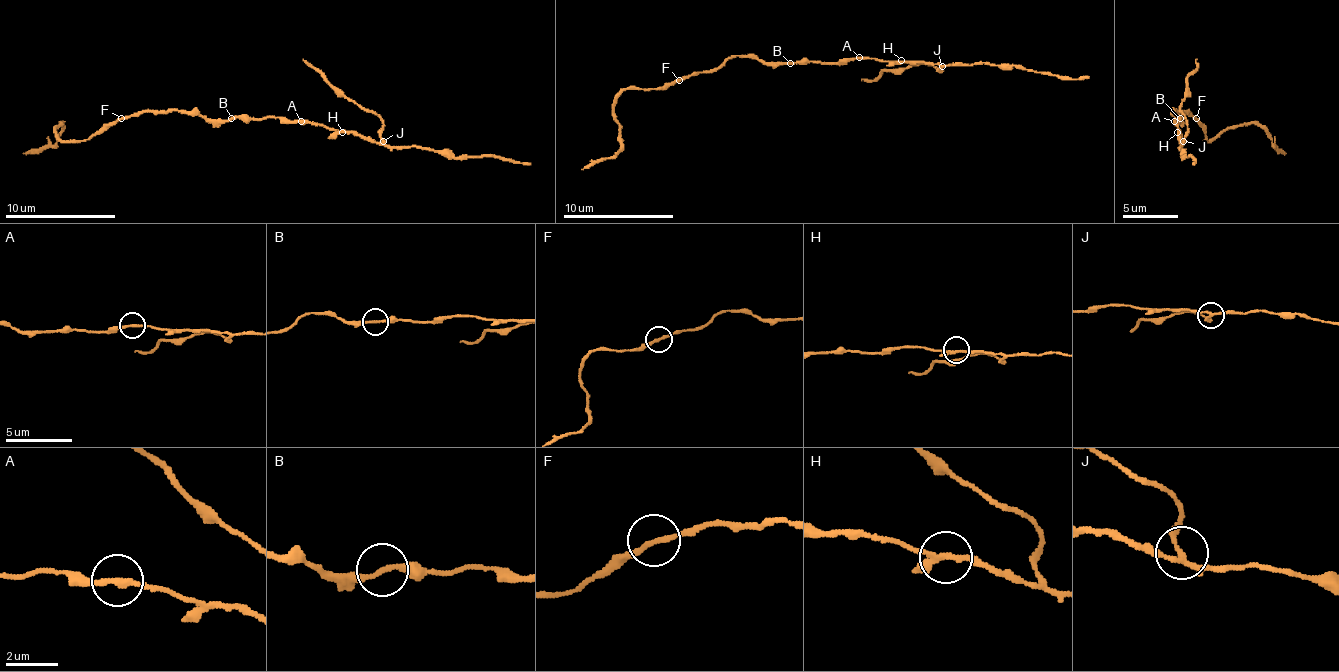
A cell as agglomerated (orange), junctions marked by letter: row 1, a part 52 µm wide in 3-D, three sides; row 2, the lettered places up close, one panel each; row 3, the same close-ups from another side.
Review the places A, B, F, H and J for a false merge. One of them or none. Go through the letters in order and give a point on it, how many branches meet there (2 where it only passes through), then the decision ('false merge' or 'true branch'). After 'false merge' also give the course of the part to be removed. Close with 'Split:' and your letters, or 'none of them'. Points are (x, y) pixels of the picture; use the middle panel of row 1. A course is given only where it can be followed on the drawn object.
A: at (859, 57); 2 branches meet; true branch
B: at (790, 63); 2 branches meet; true branch
F: at (679, 80); 2 branches meet; true branch
H: at (901, 60); 3 branches meet; true branch
J: at (942, 66); 3 branches meet; false merge; foreign part runs (942, 66), (940, 71), (917, 63), (904, 69), (884, 69), (873, 80), (862, 80)
Split: J

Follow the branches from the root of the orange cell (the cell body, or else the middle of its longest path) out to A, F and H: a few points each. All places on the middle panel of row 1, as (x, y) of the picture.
A: (793, 63), (845, 63), (859, 57)
F: (793, 63), (765, 63), (757, 57), (737, 55), (726, 57), (715, 69), (693, 71), (679, 80)
H: (793, 63), (845, 63), (856, 57), (901, 60)

